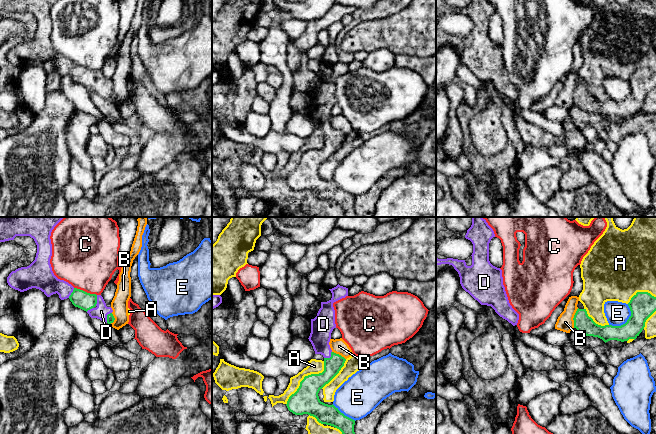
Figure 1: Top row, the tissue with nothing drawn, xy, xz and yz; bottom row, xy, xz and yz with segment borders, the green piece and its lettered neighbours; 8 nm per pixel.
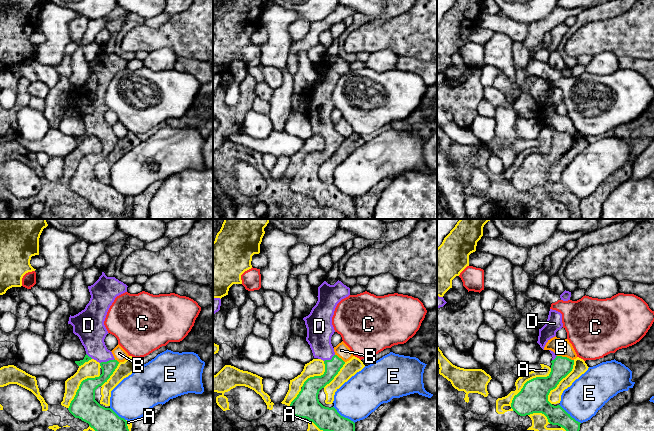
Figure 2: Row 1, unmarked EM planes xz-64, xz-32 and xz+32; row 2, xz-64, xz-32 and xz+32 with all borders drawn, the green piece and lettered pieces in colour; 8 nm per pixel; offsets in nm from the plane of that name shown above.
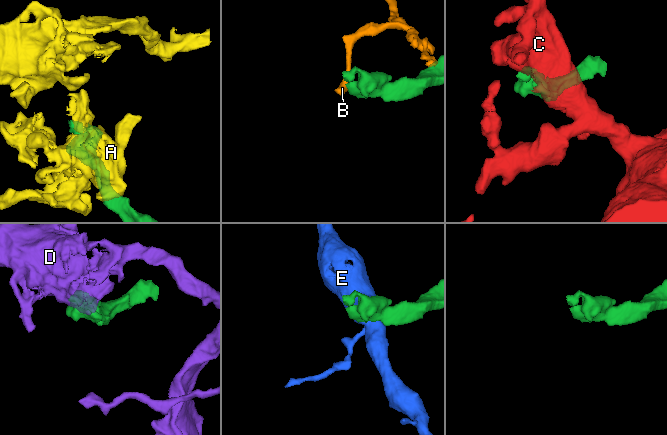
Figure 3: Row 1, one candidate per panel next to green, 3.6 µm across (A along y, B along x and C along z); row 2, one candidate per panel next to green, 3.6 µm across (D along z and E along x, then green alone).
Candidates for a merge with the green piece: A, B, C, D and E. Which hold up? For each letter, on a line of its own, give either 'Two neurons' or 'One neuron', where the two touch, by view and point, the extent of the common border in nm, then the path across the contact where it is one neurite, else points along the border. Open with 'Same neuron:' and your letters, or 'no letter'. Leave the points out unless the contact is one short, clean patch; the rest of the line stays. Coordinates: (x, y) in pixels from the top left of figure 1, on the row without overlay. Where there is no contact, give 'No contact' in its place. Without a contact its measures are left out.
Same neuron: D
A: Two neurons. Touches green at xz (304, 153). Shared border 460 nm
B: Two neurons. Touches green at yz (573, 94). Shared border 170 nm. Boundary: yz (578, 84), (573, 94), (573, 103)
C: Two neurons. Touches green at xy (84, 67). Shared border 200 nm
D: One neuron. Touches green at xy (107, 93). Shared border 100 nm
E: Two neurons. Touches green at yz (627, 97). Shared border 240 nm

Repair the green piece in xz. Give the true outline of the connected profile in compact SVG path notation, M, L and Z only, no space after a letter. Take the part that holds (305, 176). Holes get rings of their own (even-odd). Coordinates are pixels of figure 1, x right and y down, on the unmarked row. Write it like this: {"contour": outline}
{"contour": "M338 60L329 66L332 74L327 78L321 78L317 92L311 95L311 109L308 114L315 130L324 133L324 147L305 152L297 167L289 173L286 182L295 191L308 190L321 200L339 205L344 217L356 217L355 196L345 192L333 180L321 178L318 172L319 167L339 149L346 137L344 133L331 126L329 118L331 109L336 104L333 79L348 72L348 64Z"}

